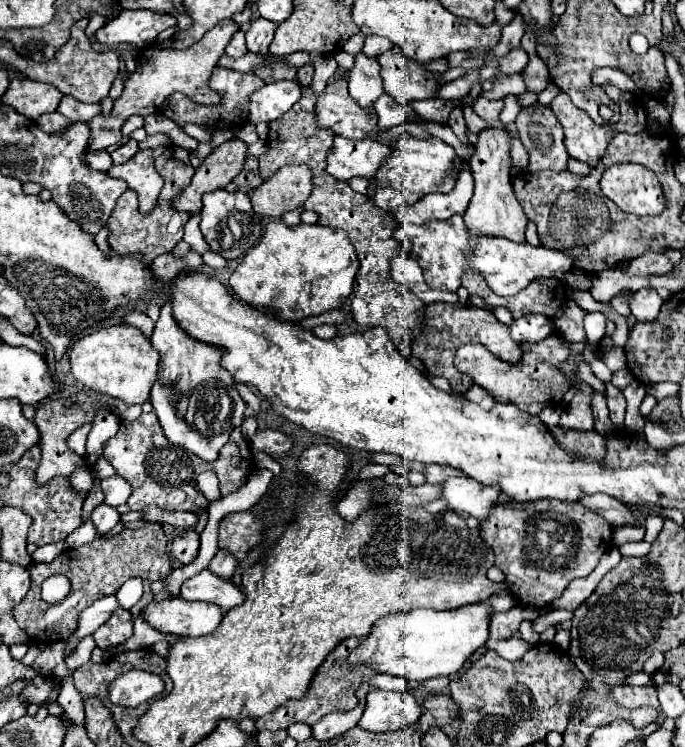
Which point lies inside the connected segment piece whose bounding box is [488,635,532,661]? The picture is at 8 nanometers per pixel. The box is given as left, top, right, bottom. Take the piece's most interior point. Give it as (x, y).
(512, 649)

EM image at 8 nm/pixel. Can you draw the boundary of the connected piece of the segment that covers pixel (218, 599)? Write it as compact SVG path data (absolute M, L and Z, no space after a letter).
M208 569L200 571L198 575L184 581L180 589L180 597L186 601L210 601L222 607L222 611L230 611L244 601L242 587L236 587L232 581L220 579Z

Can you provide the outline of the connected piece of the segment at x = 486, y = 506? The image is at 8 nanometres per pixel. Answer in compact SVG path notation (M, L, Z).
M448 477L442 483L442 499L448 503L452 511L464 511L482 521L490 511L490 505L498 499L498 489L490 489L488 485L478 485L478 481L470 477Z

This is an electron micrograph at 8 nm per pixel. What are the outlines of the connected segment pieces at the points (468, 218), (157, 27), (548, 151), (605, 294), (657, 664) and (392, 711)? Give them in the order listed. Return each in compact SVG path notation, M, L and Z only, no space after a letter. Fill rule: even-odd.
M486 127L484 131L480 131L478 143L474 147L474 155L470 157L470 167L474 173L476 187L474 187L474 197L464 213L464 221L470 233L474 235L496 235L496 237L508 237L510 241L522 243L528 217L520 207L512 189L510 141L512 135L504 127Z
M122 9L118 17L104 23L96 31L96 41L112 43L132 43L136 47L148 47L166 29L176 27L176 21L168 13L158 13L150 9Z
M534 103L522 107L516 117L516 131L530 153L530 173L538 171L566 171L568 153L564 147L562 125L558 125L556 115L550 107Z
M610 269L606 273L598 273L598 275L592 277L590 293L596 301L610 301L622 289L636 291L636 289L642 289L642 287L650 287L644 277L630 277L622 269Z
M654 651L652 657L646 661L643 665L643 671L652 675L655 673L664 663L664 653L661 651Z
M370 691L366 709L358 721L360 729L368 731L398 731L416 725L422 715L422 705L412 693L400 691Z

